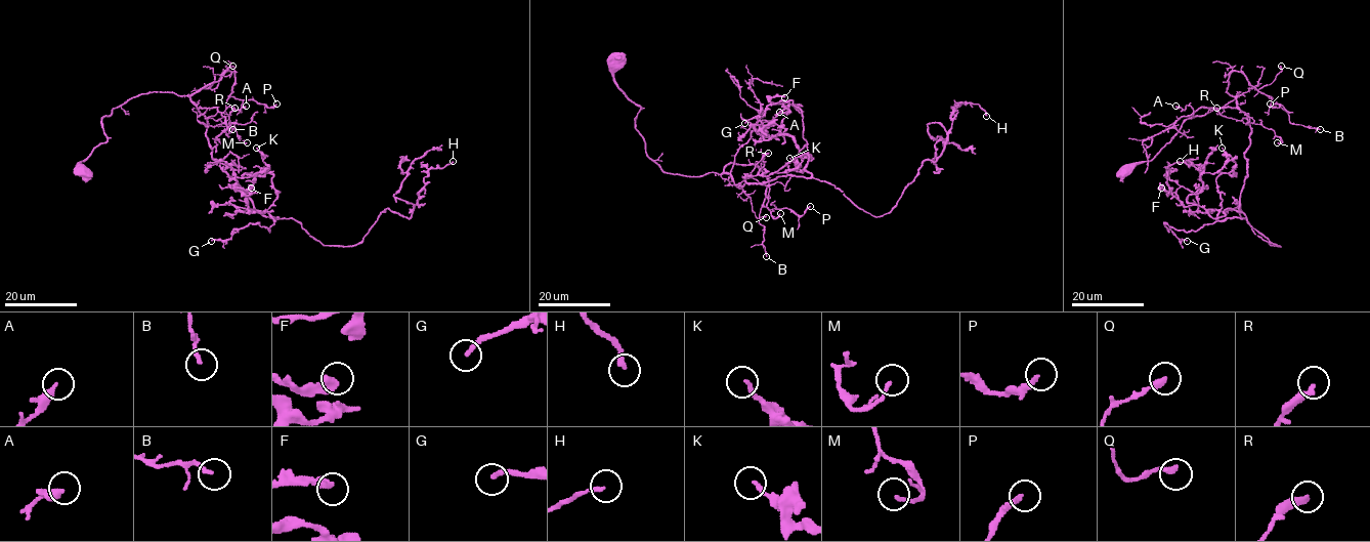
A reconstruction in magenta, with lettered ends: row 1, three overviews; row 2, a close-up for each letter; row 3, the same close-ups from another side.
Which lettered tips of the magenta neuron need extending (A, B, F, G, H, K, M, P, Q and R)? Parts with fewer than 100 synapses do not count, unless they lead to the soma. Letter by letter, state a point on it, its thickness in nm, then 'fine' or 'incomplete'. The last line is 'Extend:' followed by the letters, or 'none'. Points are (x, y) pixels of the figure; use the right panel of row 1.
A: (1175, 106) | 360 nm | fine
B: (1320, 129) | 170 nm | fine
F: (1161, 188) | 440 nm | fine
G: (1187, 241) | 200 nm | fine
H: (1180, 161) | 200 nm | fine
K: (1222, 148) | 170 nm | fine
M: (1277, 142) | 160 nm | fine
P: (1270, 103) | 240 nm | fine
Q: (1281, 66) | 280 nm | fine
R: (1216, 108) | 300 nm | fine
Extend: none

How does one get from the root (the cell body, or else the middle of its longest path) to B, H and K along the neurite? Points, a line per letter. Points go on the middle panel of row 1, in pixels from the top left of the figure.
B: (613, 63), (665, 172), (734, 163), (767, 178), (766, 256)
H: (613, 63), (665, 172), (727, 172), (739, 188), (816, 178), (875, 216), (936, 161), (958, 102), (986, 116)
K: (613, 63), (665, 172), (727, 172), (739, 188), (811, 175), (808, 154), (800, 171), (789, 158)

